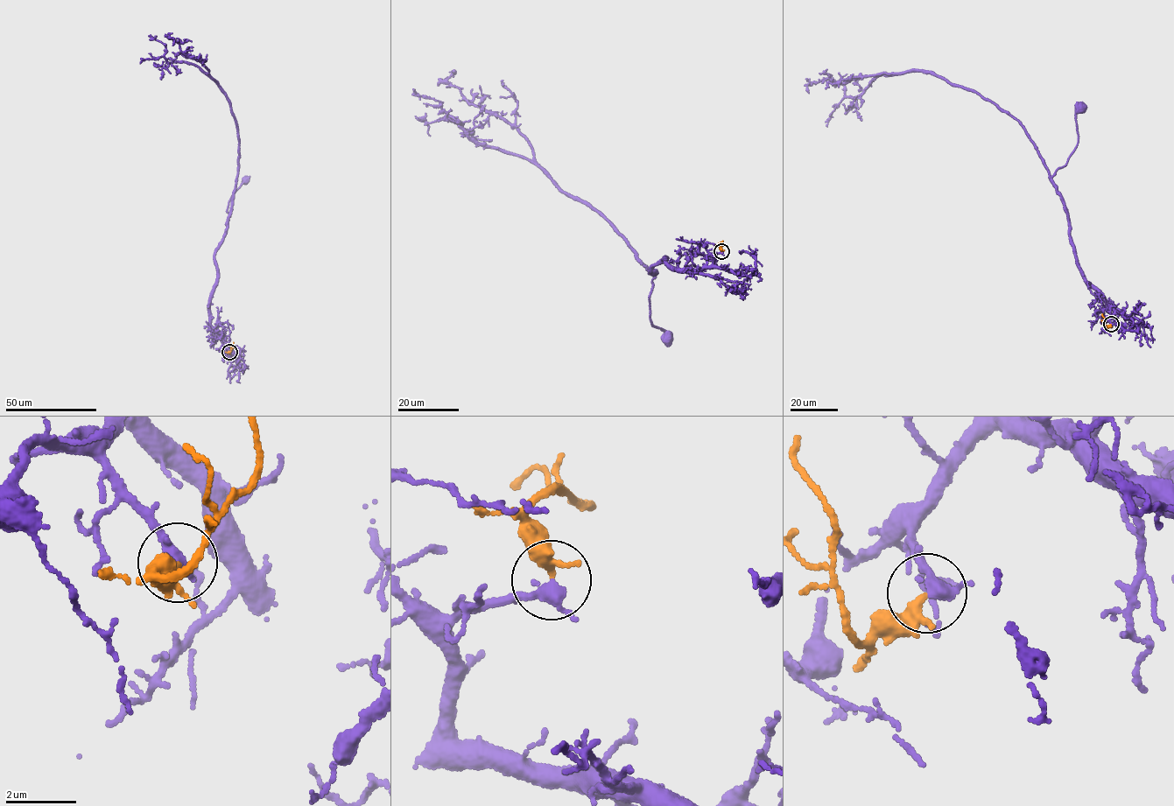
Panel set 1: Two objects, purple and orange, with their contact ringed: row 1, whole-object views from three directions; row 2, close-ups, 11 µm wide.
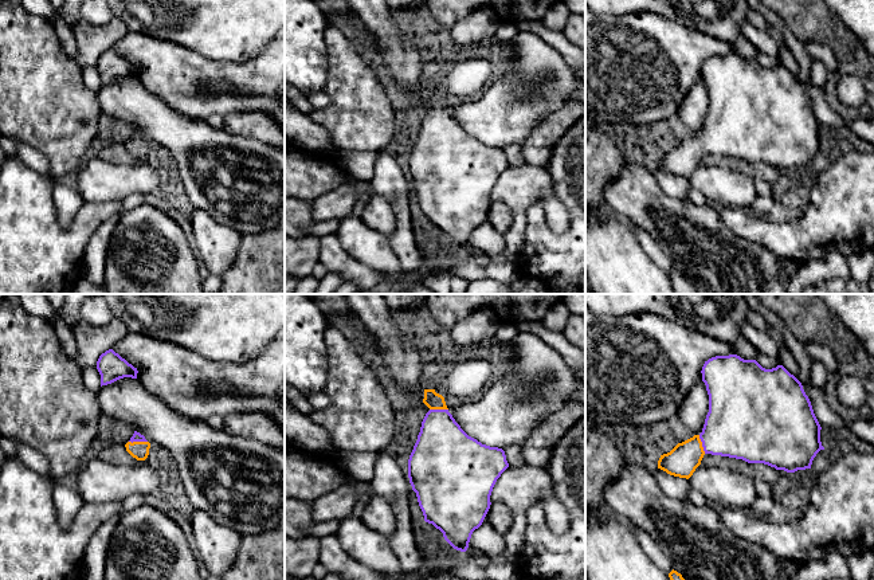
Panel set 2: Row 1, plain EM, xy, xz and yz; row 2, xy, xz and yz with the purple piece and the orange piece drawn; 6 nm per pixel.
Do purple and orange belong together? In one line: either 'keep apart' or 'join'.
join

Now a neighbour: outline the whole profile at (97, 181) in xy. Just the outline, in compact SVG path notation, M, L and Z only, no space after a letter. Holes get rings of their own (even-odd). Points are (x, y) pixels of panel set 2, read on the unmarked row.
M97 157L78 168L75 191L83 203L122 201L132 193L146 196L158 184L150 164L121 165Z

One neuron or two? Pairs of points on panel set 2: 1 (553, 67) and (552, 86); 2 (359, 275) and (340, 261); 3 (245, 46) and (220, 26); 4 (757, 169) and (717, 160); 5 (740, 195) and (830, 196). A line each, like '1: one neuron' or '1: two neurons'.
1: one neuron
2: one neuron
3: one neuron
4: one neuron
5: two neurons

